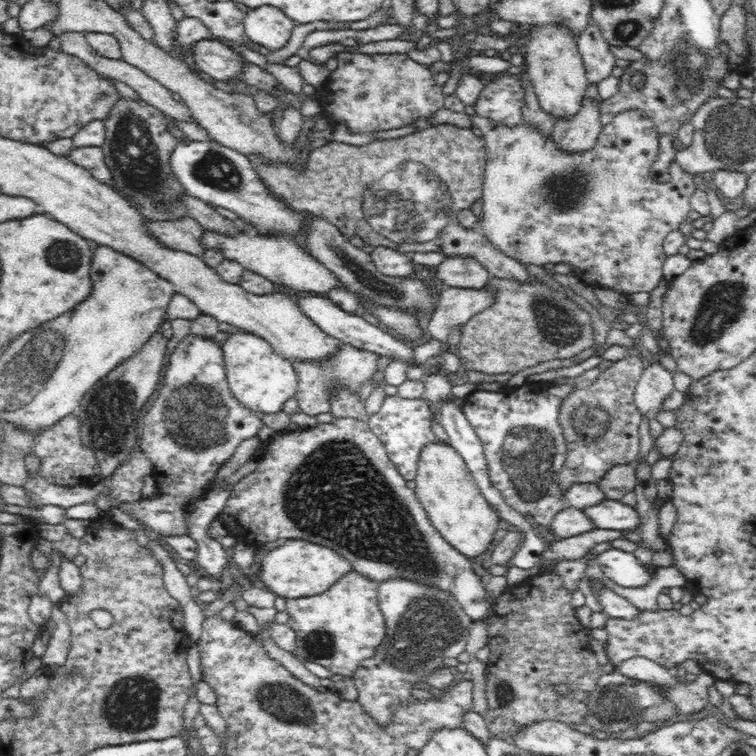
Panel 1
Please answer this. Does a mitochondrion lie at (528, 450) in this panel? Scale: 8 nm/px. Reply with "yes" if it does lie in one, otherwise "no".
yes

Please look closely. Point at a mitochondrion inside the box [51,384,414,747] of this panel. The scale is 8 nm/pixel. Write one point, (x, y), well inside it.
(132, 705)

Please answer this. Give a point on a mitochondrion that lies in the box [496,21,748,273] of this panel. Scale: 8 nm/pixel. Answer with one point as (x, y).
(684, 74)

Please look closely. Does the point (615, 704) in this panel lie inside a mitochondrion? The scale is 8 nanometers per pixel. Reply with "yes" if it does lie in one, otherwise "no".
yes

